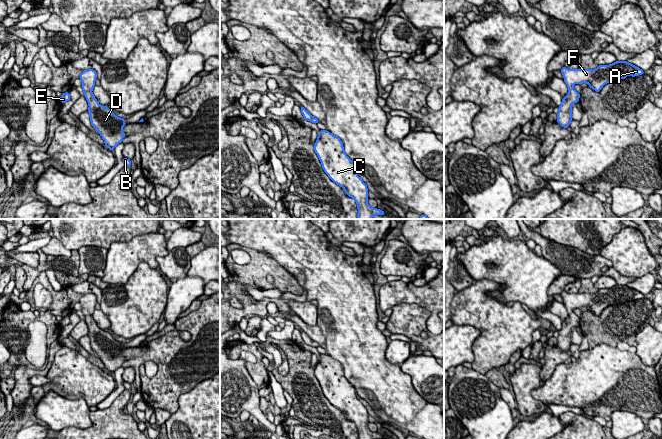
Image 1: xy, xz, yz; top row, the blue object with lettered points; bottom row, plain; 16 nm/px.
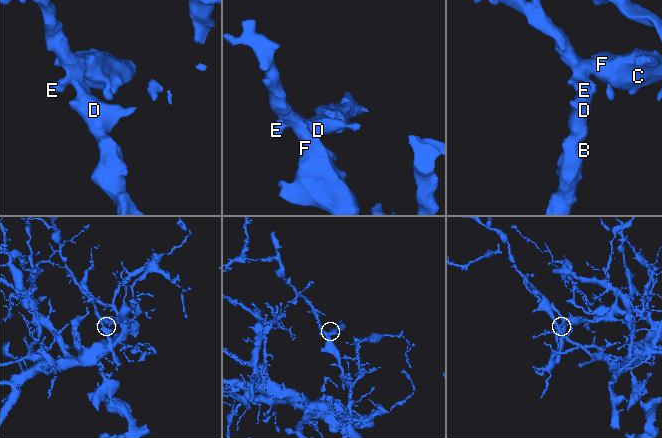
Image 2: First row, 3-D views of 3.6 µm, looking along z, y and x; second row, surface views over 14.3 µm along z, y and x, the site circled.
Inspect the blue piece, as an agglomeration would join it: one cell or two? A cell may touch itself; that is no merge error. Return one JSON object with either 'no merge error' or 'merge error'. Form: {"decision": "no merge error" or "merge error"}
{"decision": "no merge error"}

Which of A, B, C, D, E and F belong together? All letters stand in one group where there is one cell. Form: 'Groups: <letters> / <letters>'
Groups: A B C D E F

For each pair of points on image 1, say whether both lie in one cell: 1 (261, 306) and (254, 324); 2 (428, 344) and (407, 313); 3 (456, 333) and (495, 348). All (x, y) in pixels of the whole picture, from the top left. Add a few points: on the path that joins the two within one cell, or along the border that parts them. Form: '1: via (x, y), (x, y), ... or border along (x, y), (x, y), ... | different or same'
1: border along (254, 315), (258, 315), (261, 318) | different
2: via (419, 339), (412, 332), (410, 322) | same
3: border along (457, 324), (480, 332), (471, 363) | different

